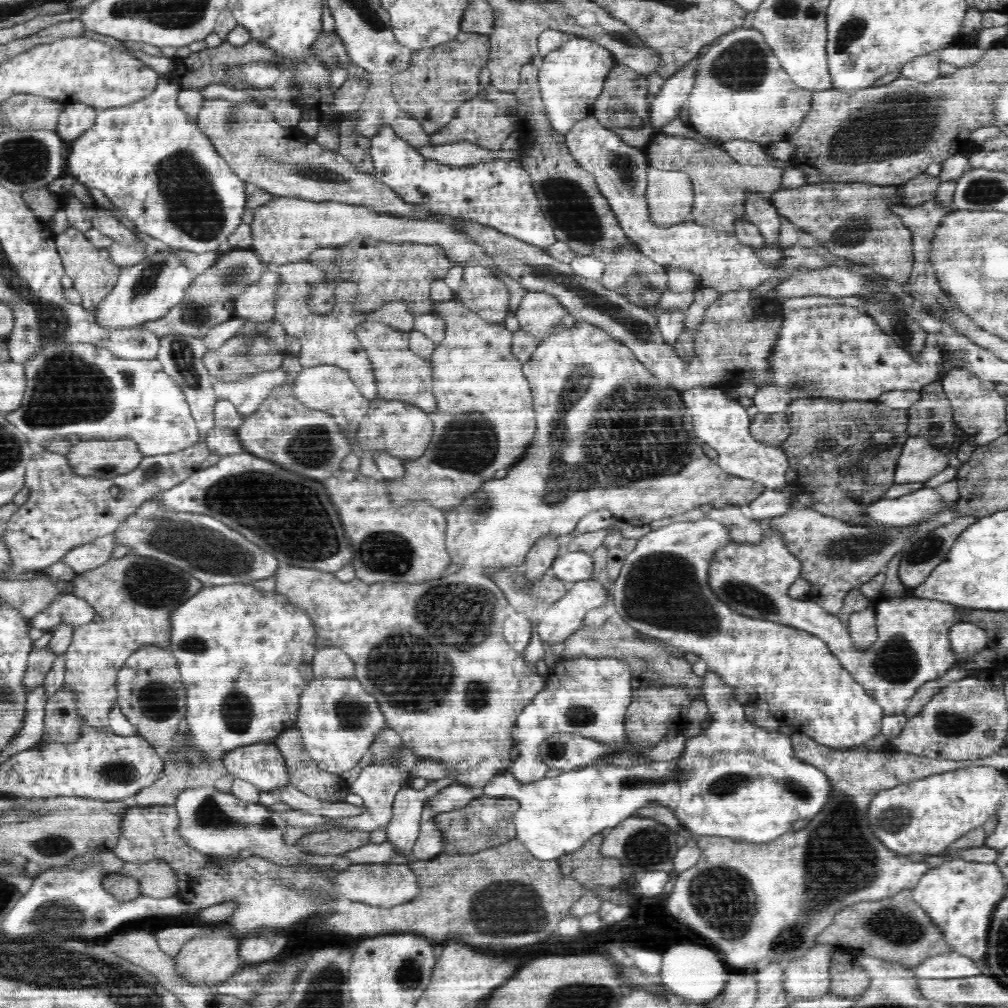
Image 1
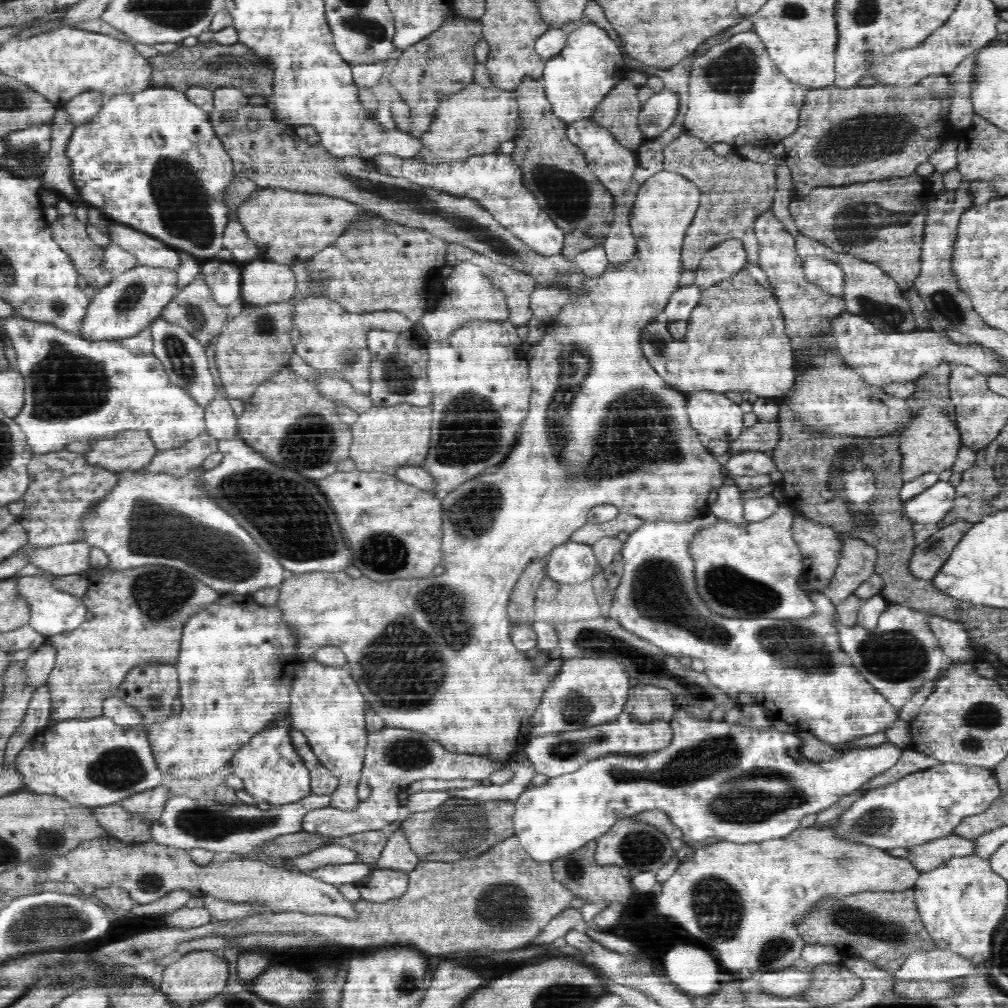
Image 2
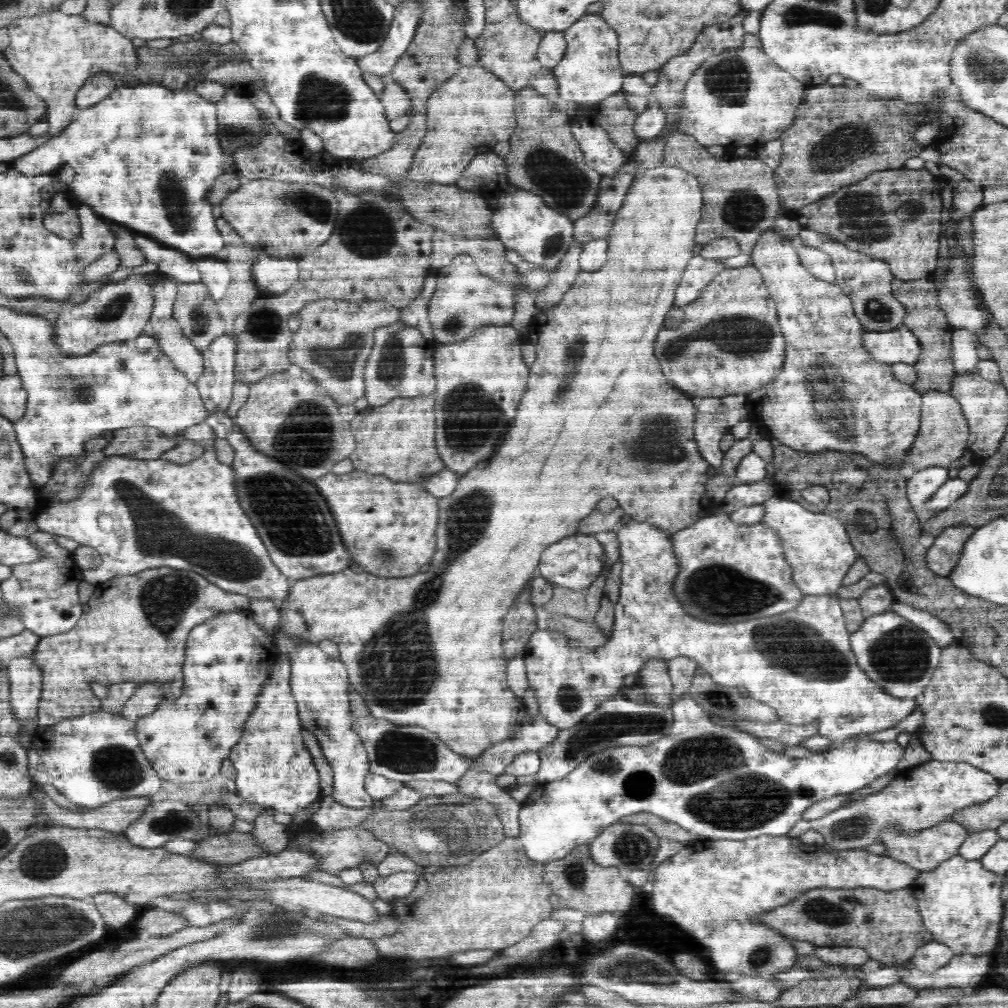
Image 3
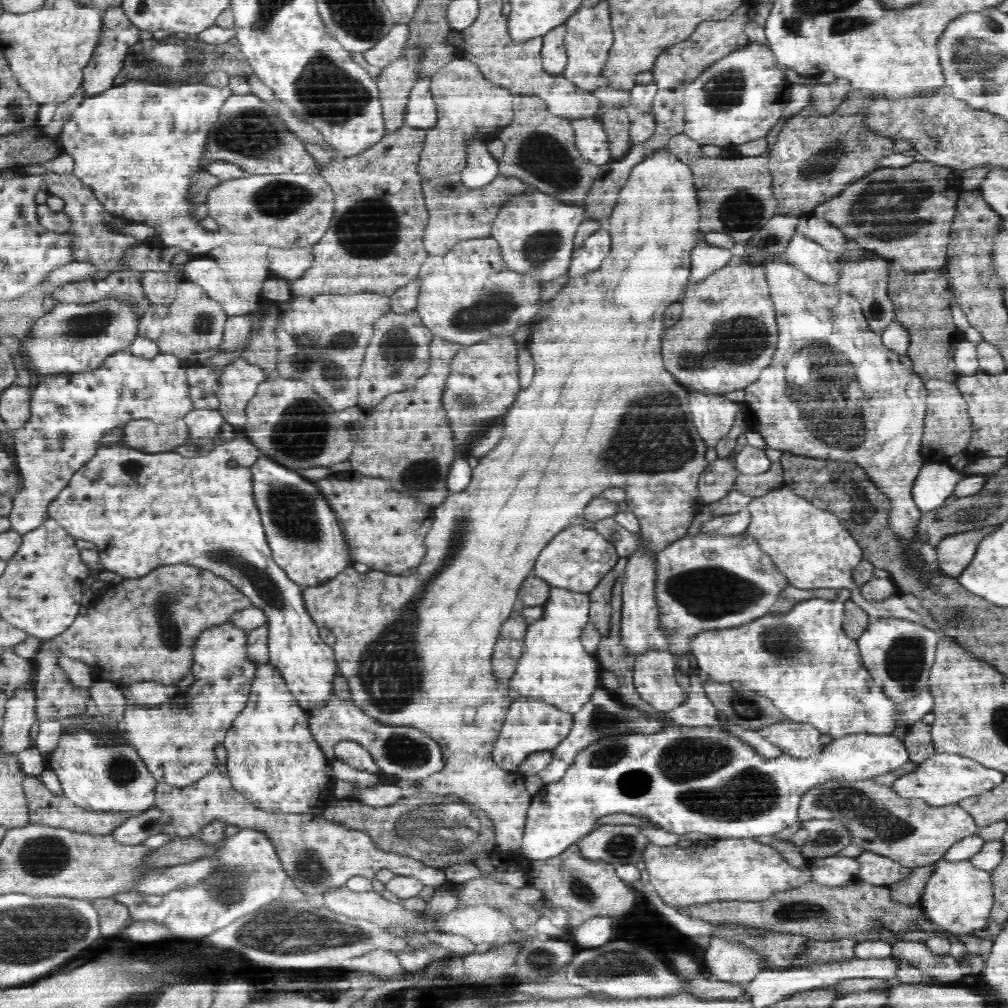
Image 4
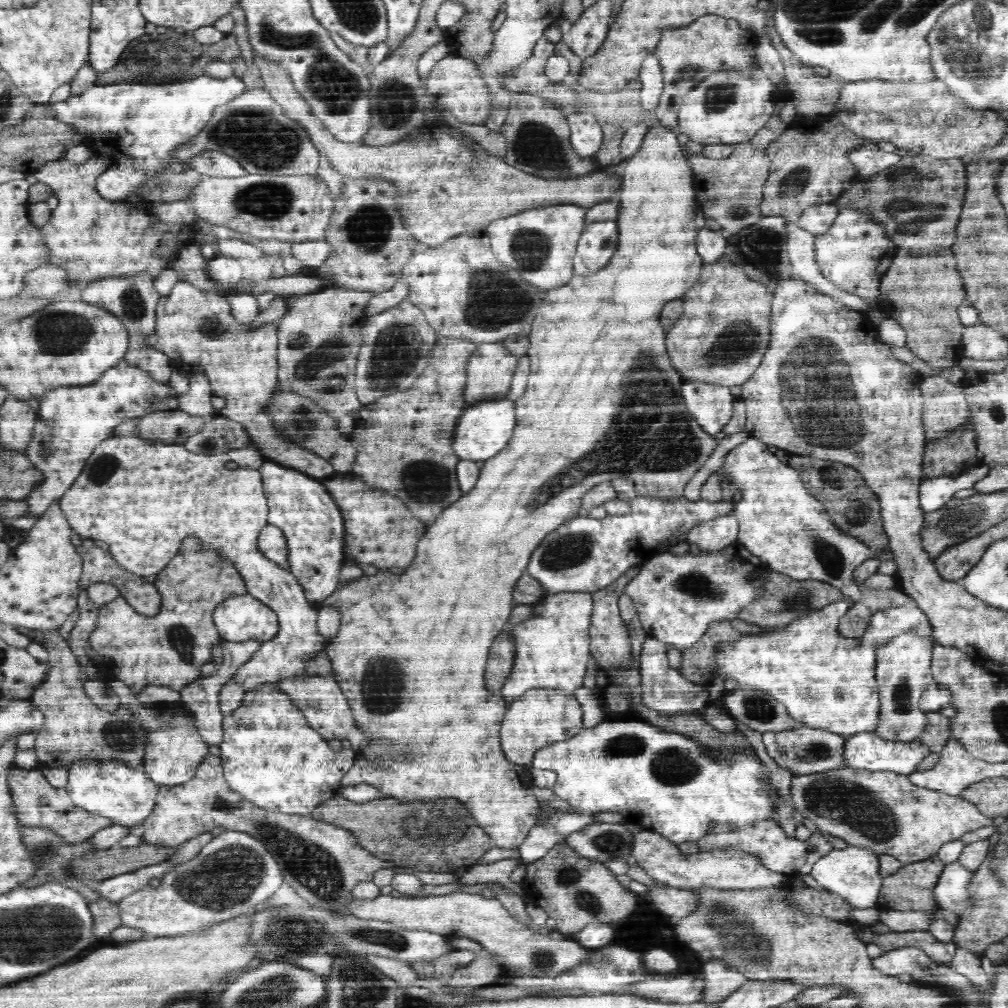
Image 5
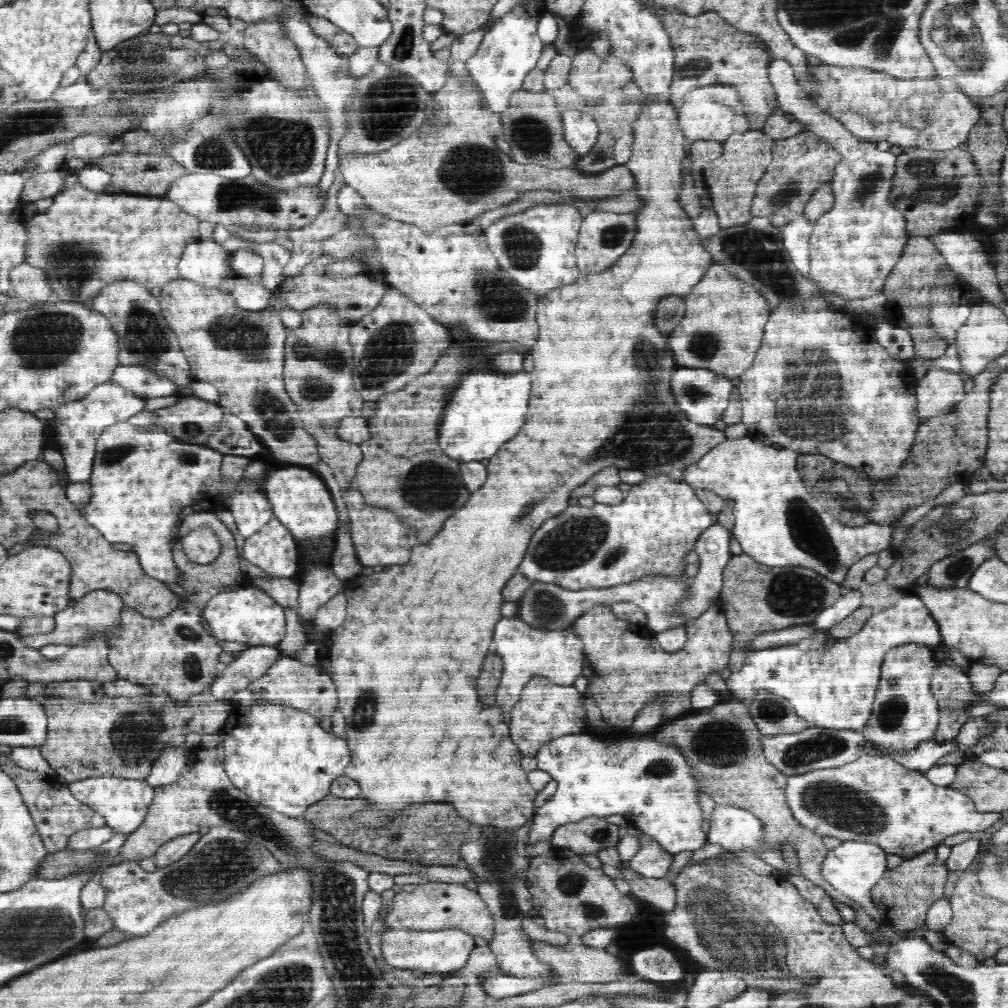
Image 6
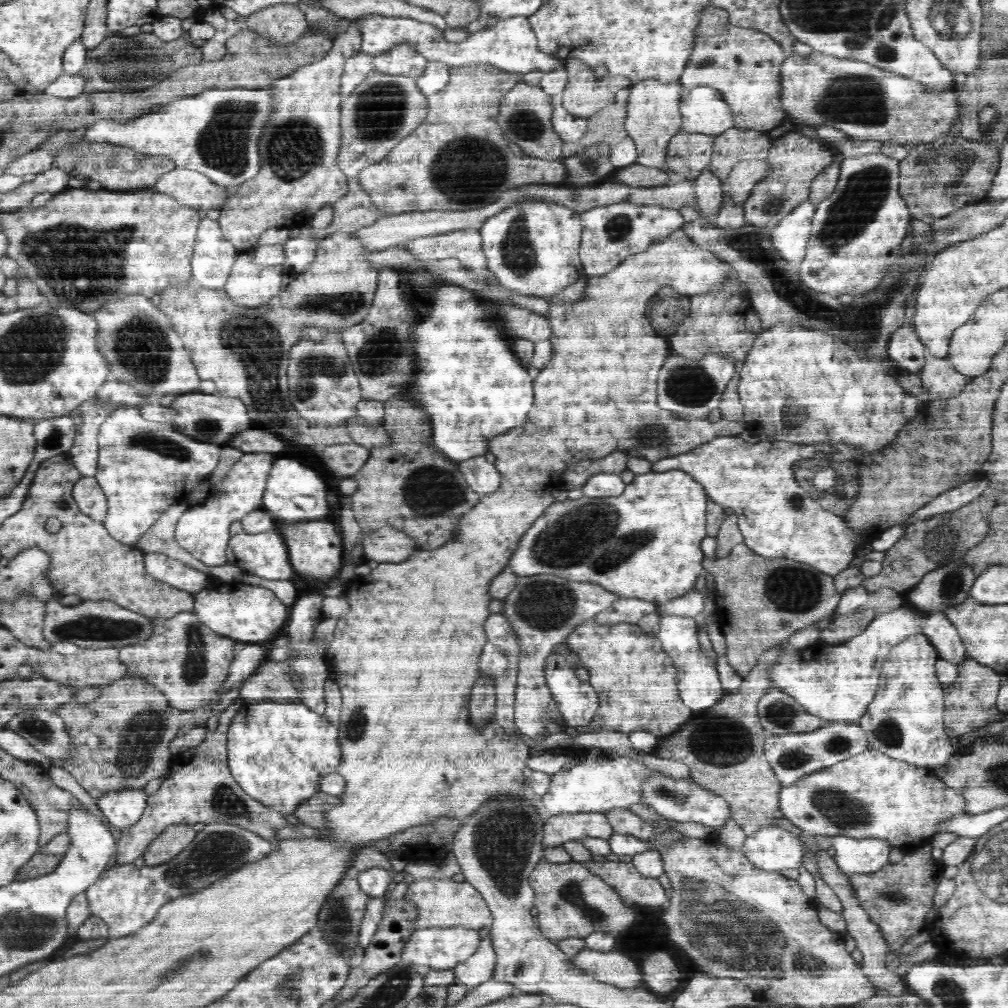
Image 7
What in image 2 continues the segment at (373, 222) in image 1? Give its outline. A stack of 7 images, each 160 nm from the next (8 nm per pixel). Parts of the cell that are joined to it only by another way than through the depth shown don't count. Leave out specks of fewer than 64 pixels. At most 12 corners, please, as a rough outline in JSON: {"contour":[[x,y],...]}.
{"contour":[[262,188],[238,222],[278,264],[304,263],[361,217],[323,193]]}

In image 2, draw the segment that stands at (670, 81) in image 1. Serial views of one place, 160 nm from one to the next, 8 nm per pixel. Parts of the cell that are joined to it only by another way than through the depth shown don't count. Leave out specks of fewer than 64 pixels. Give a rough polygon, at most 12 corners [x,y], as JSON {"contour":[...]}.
{"contour":[[662,89],[641,105],[638,124],[646,138],[674,124],[676,91]]}

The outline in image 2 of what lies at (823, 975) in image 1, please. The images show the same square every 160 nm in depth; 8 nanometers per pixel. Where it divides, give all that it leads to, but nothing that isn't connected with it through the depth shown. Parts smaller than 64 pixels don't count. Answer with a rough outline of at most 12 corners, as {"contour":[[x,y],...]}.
{"contour":[[784,968],[762,974],[768,994],[792,996],[812,983],[811,971]]}

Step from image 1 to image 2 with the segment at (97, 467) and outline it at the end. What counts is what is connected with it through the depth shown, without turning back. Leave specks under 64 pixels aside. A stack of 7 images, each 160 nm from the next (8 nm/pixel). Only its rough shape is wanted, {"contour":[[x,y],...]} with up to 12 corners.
{"contour":[[148,432],[97,439],[88,463],[118,474],[144,468],[158,447]]}

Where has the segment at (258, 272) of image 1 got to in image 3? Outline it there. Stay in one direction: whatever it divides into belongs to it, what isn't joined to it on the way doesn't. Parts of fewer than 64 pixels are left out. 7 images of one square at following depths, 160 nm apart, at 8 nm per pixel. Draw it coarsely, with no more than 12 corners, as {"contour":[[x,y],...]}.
{"contour":[[179,283],[173,317],[201,350],[227,333],[204,283]]}

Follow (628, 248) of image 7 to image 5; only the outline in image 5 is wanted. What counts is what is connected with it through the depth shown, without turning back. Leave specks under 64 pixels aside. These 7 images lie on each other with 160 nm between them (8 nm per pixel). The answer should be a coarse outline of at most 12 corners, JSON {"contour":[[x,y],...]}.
{"contour":[[616,220],[585,224],[575,274],[606,267],[616,250]]}

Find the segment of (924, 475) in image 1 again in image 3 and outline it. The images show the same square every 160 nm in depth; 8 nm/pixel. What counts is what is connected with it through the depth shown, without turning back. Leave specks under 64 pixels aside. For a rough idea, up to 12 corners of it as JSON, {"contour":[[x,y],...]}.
{"contour":[[950,391],[922,395],[904,480],[964,454],[968,421]]}

